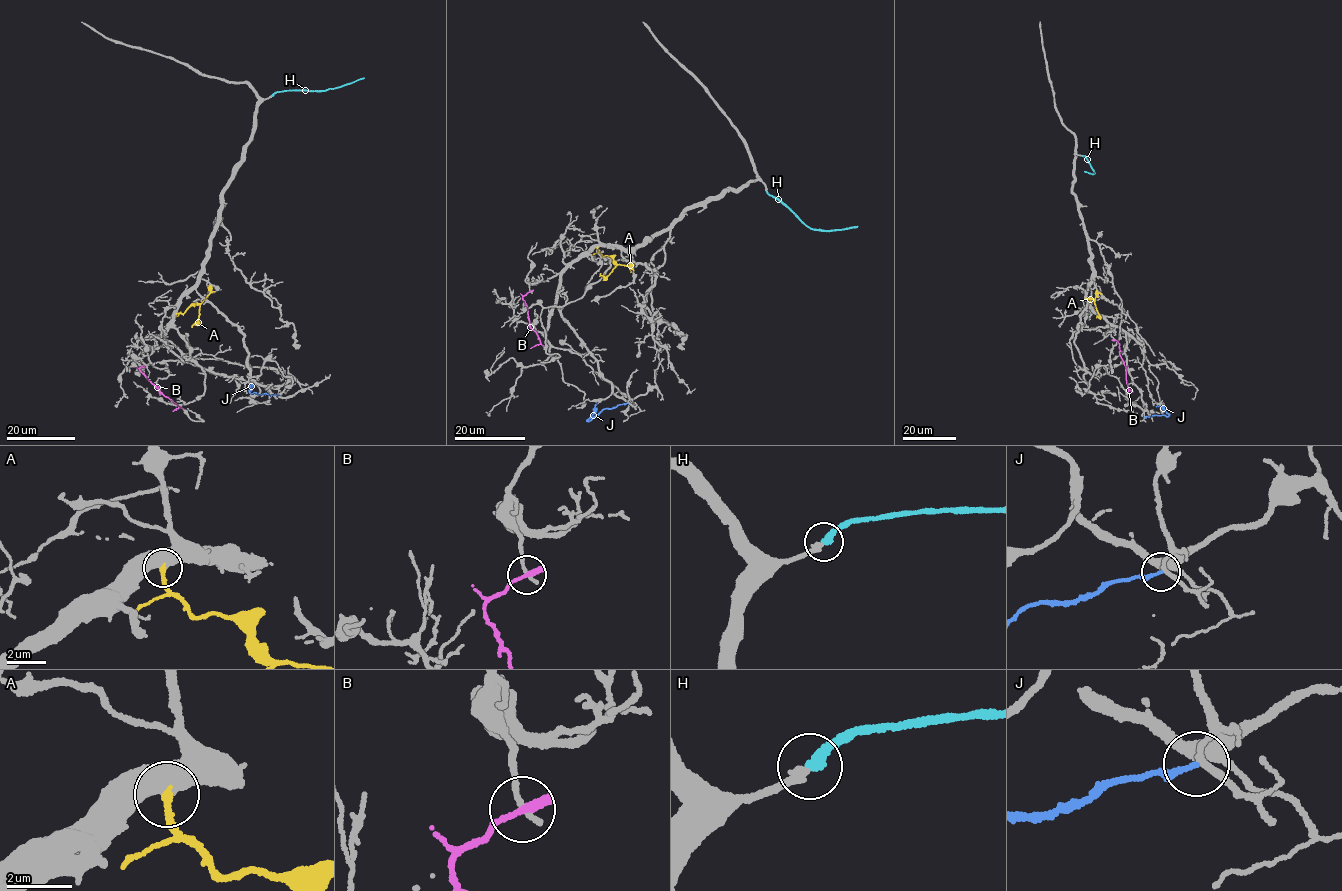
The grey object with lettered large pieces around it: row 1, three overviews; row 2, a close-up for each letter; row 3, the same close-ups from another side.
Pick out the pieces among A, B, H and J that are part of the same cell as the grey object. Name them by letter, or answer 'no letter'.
H

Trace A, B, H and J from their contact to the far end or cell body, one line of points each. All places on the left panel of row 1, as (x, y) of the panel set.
A: (176, 313), (183, 313), (191, 305), (200, 306), (198, 321), (192, 326)
B: (142, 366), (138, 370), (179, 406), (173, 411)
H: (271, 95), (276, 92), (339, 88), (364, 78)
J: (279, 394), (252, 394), (250, 386)

